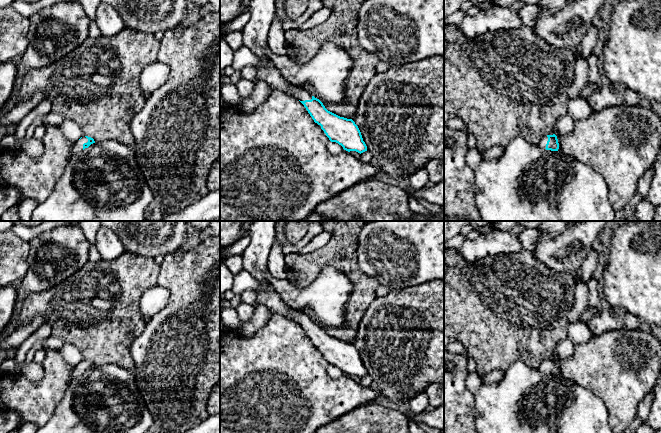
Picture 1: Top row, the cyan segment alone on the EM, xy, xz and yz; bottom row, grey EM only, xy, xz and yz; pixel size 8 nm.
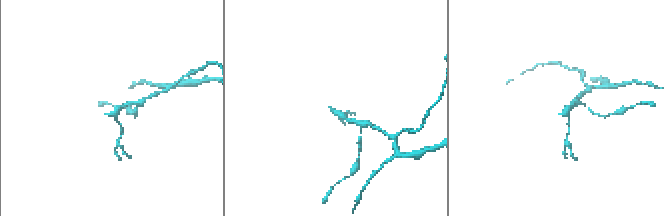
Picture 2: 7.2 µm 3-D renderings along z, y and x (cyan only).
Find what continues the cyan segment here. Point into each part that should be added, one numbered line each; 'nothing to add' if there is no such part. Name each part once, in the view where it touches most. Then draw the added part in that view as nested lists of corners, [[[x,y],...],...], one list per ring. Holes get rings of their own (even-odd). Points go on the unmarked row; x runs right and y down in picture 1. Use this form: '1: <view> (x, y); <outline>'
1: xy (77, 371); [[[83,360],[80,364],[78,364],[77,366],[73,367],[73,371],[71,373],[71,379],[77,378],[79,376],[83,375],[83,368],[87,367],[88,363]]]

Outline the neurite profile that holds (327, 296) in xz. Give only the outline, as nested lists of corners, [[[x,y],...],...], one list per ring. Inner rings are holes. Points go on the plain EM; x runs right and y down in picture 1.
[[[324,266],[308,286],[297,287],[289,278],[270,280],[283,302],[297,311],[310,309],[314,320],[330,327],[345,323],[346,304],[353,291],[348,276],[333,266]]]

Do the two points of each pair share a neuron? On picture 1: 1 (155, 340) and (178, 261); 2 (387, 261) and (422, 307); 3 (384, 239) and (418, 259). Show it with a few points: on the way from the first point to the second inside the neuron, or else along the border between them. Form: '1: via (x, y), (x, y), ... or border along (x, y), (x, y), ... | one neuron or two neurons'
1: via (175, 320), (178, 317), (178, 281) | one neuron
2: border along (430, 281), (390, 290) | two neurons
3: via (392, 247), (406, 247), (410, 251) | one neuron

